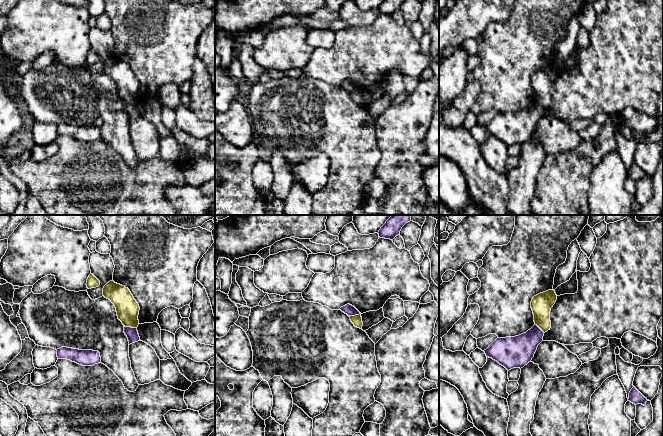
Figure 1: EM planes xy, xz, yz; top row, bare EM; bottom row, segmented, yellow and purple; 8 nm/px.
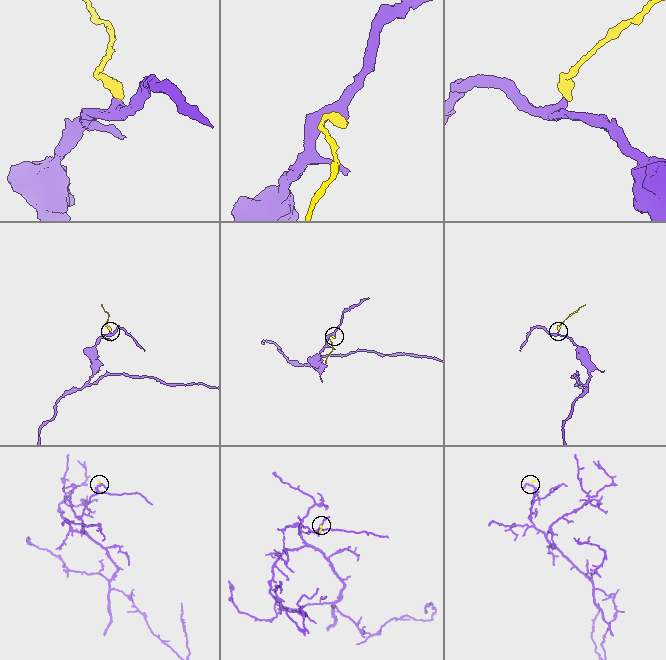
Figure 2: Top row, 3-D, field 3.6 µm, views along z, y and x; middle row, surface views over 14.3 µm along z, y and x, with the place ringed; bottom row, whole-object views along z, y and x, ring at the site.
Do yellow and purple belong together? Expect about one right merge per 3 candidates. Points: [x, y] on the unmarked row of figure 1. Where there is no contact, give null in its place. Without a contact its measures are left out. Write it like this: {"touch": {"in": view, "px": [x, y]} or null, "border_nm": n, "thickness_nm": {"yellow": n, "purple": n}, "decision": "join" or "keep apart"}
{"touch": {"in": "xy", "px": [130, 102]}, "border_nm": 110, "thickness_nm": {"yellow": 180, "purple": 100}, "decision": "keep apart"}

